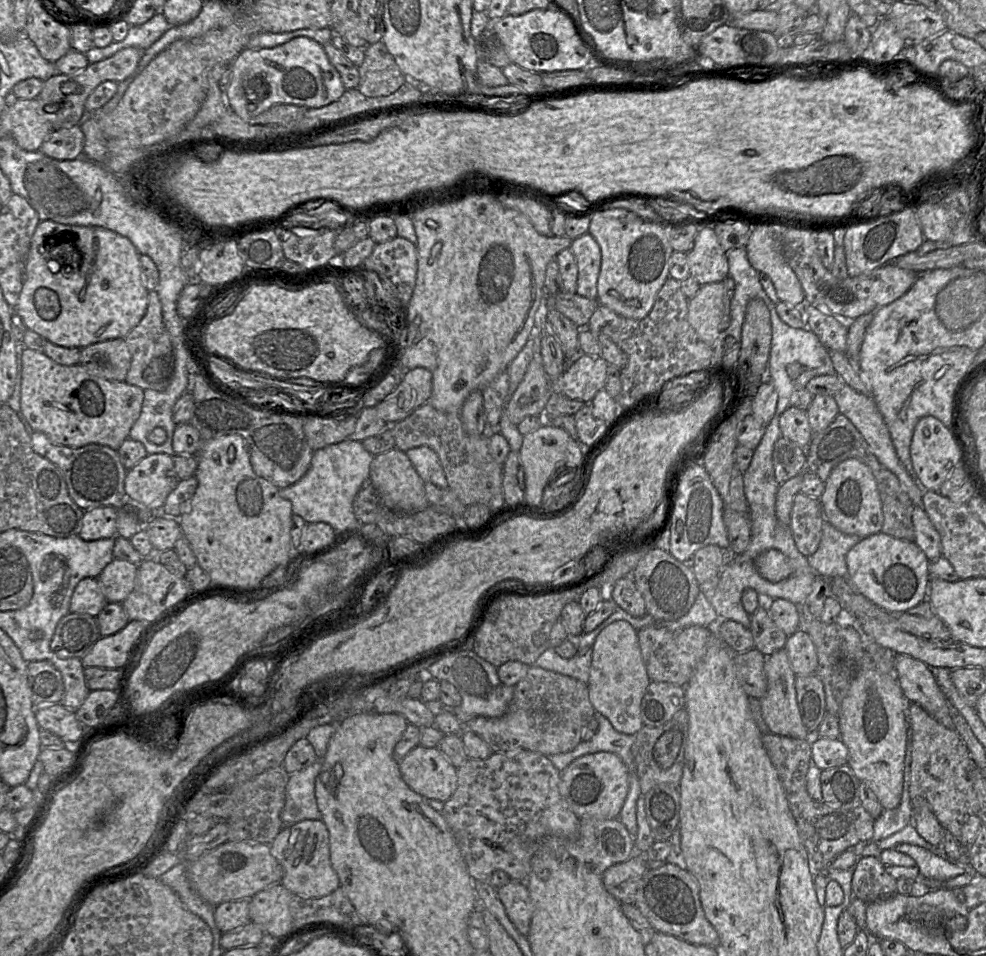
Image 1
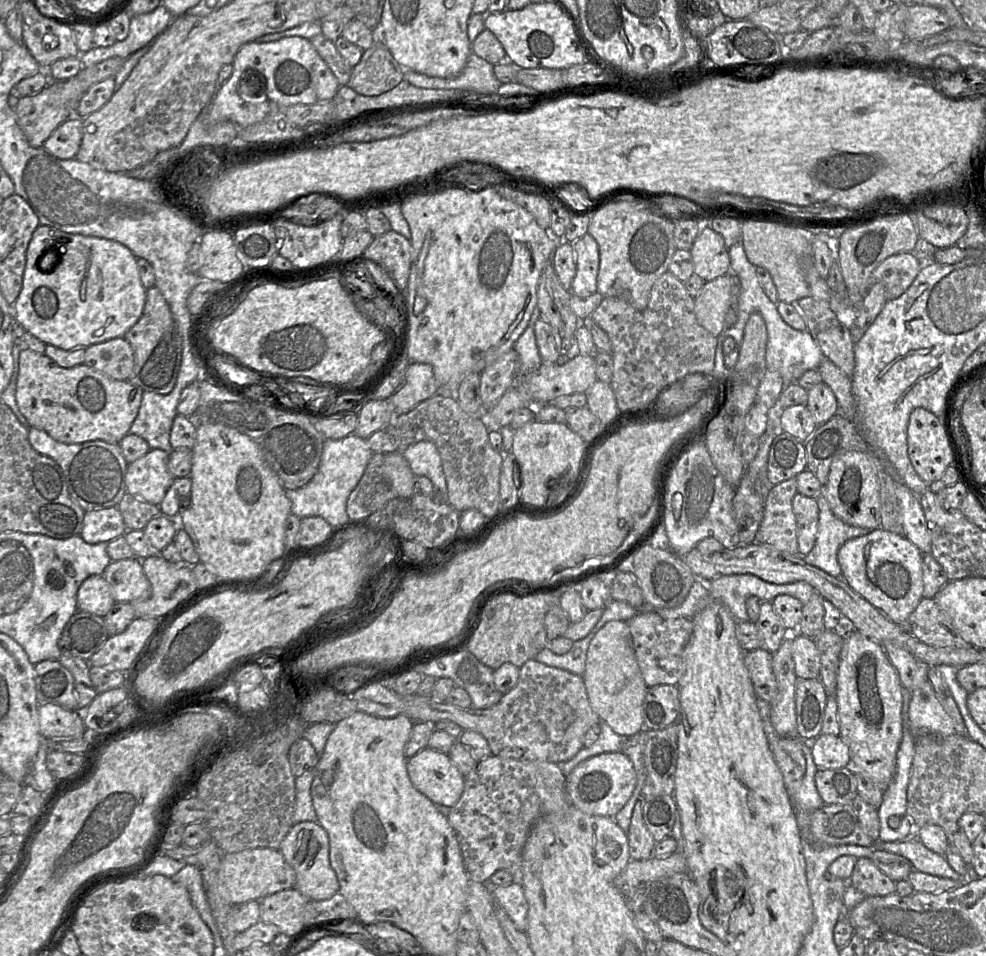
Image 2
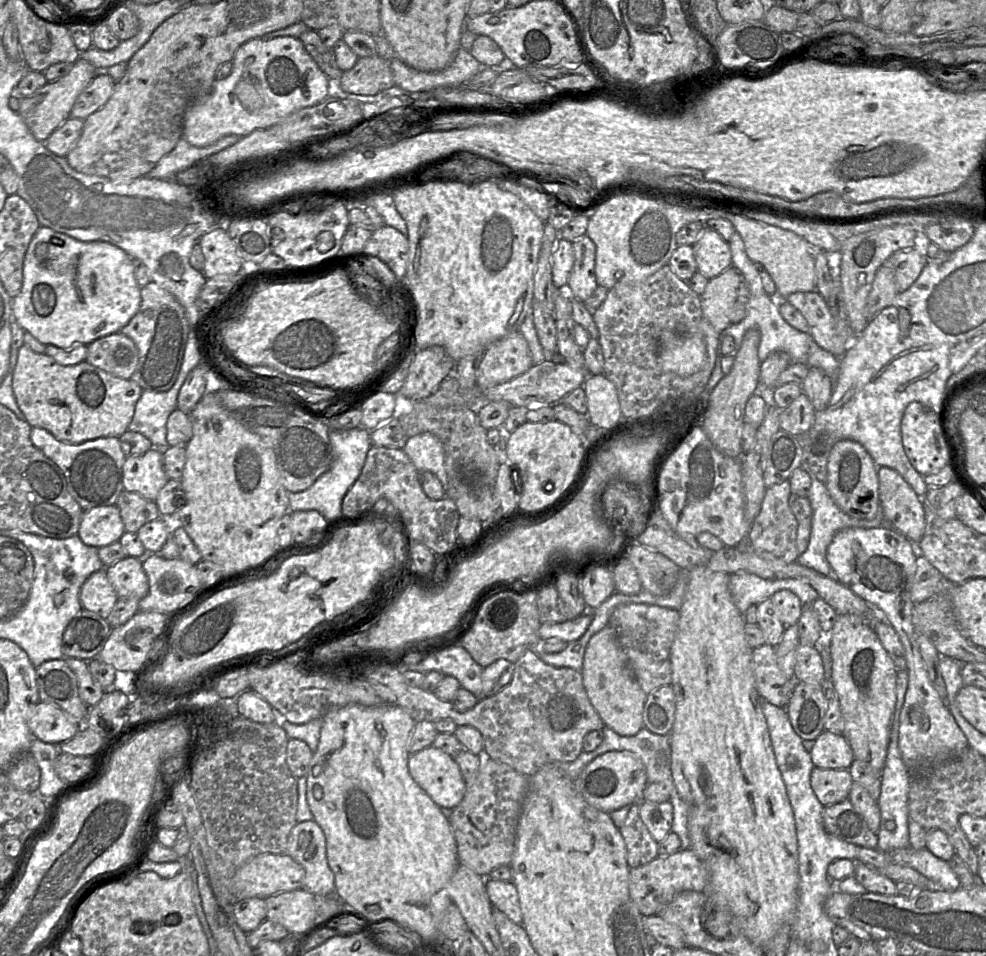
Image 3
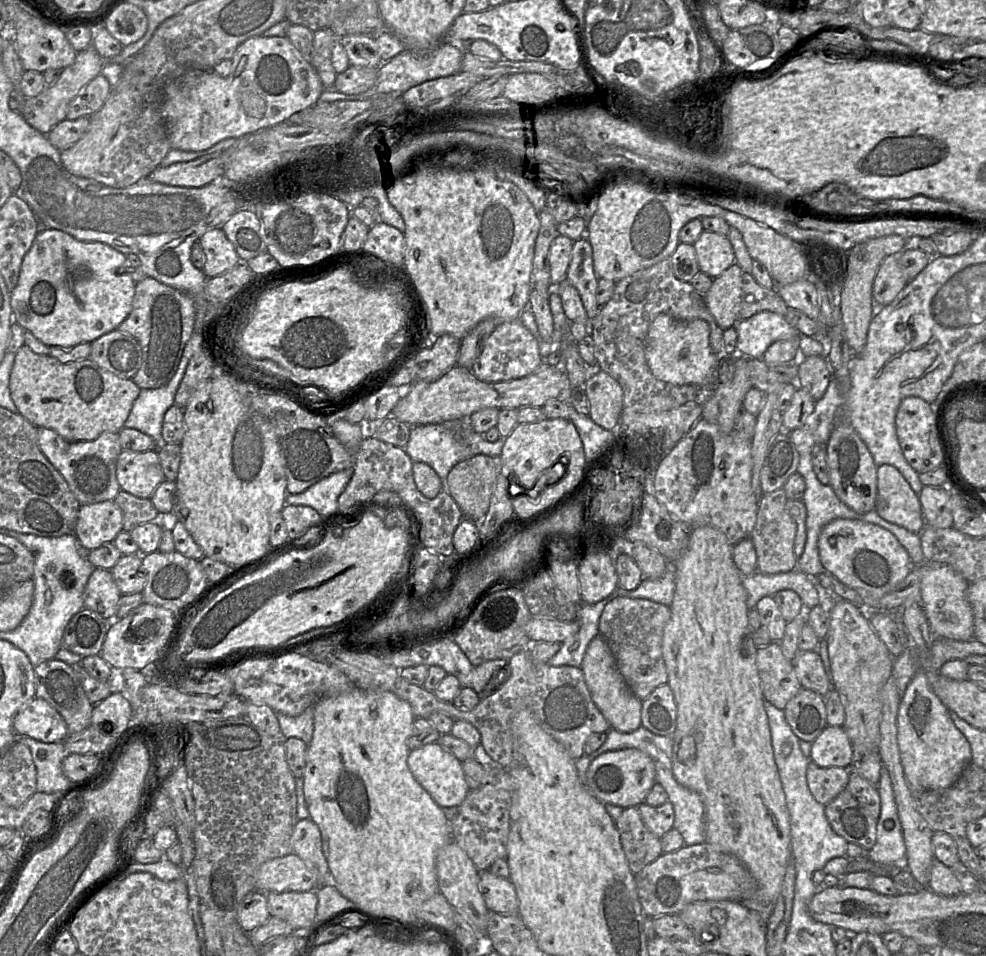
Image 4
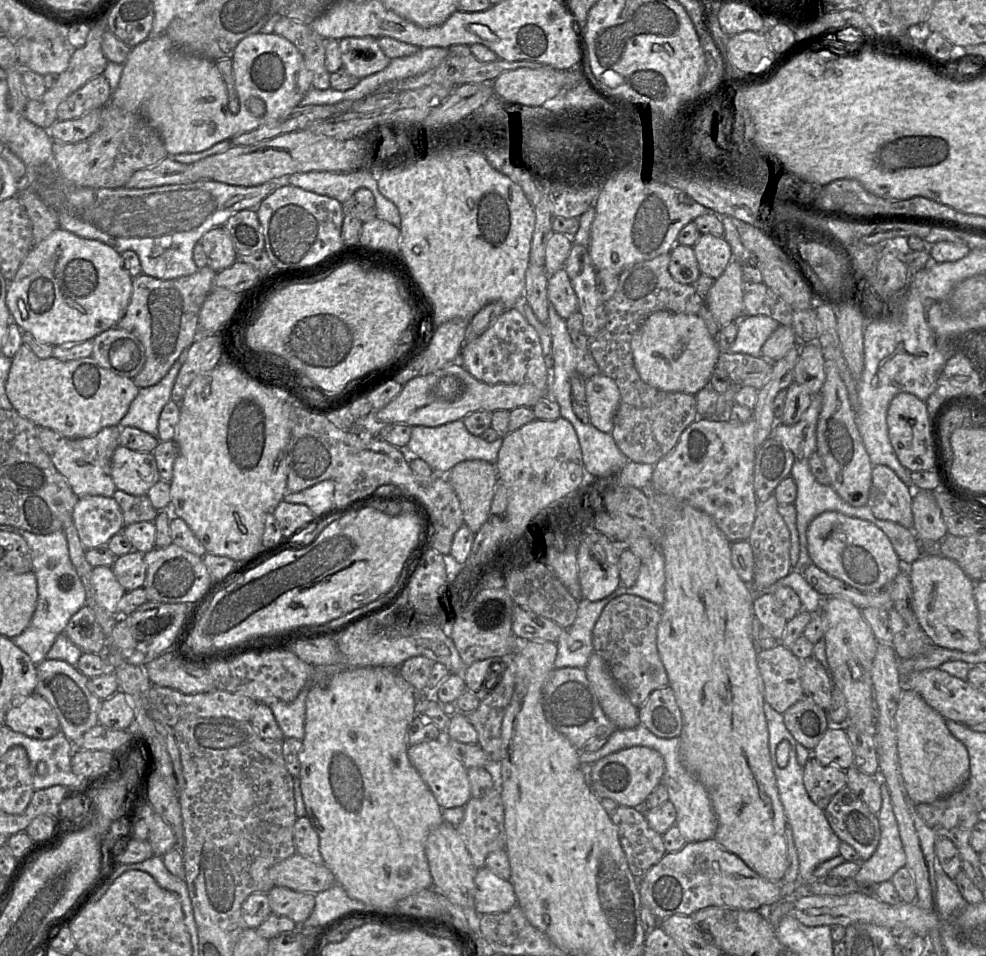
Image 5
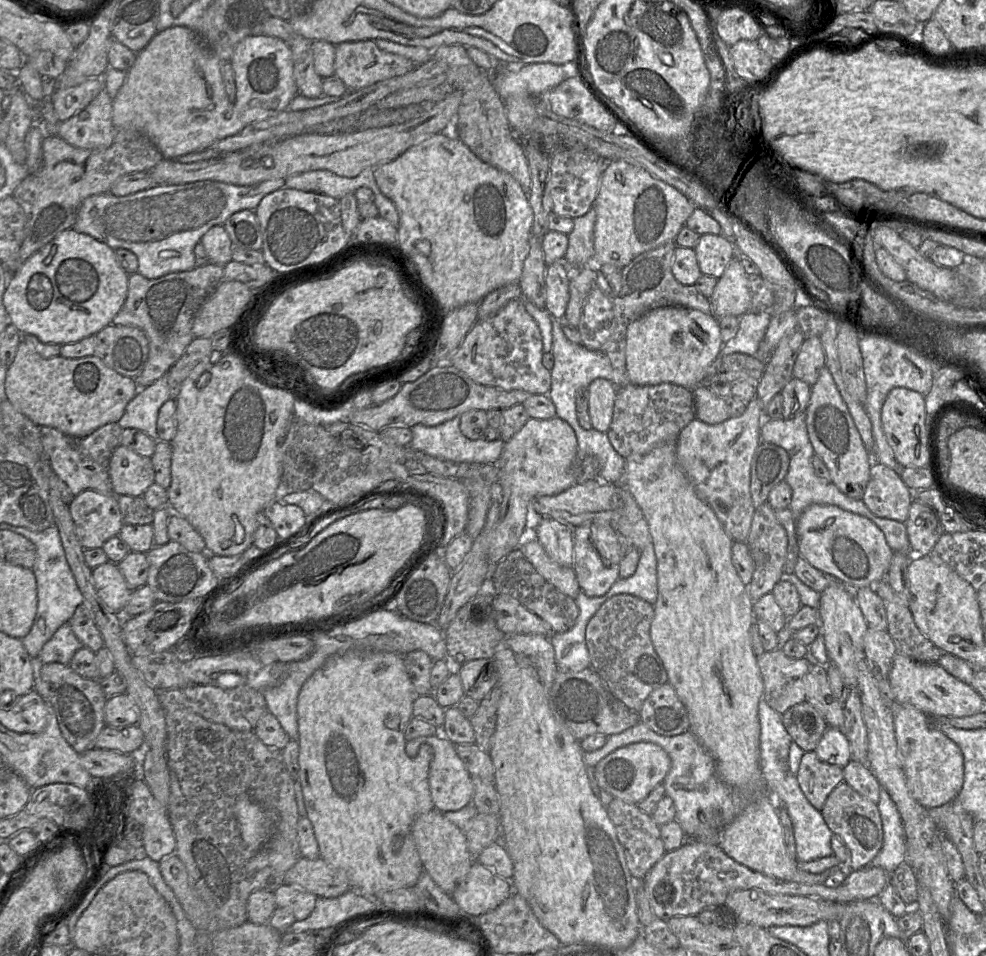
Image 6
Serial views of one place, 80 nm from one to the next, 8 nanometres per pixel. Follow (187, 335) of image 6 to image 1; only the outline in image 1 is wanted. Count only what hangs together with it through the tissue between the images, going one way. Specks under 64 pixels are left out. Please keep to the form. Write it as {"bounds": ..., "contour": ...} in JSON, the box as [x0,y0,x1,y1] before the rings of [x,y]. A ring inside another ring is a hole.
{"bounds":[124,290,175,391],"contour":[[[156,290],[148,293],[148,307],[142,320],[124,338],[131,353],[131,364],[125,382],[143,390],[164,391],[175,368],[175,350],[164,325],[162,306]]]}

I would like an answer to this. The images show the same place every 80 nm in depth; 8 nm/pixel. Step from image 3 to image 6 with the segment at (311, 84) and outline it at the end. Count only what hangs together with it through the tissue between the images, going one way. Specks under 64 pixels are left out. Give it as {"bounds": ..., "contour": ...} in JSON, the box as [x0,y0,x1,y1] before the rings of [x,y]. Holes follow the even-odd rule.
{"bounds":[112,26,298,159],"contour":[[[173,26],[157,32],[136,55],[126,78],[112,99],[112,124],[116,129],[133,129],[146,135],[165,159],[202,151],[218,140],[240,133],[250,123],[275,116],[287,109],[298,94],[293,77],[292,53],[287,43],[277,37],[248,35],[234,48],[230,63],[234,71],[236,98],[231,102],[221,74],[222,61],[198,33],[185,26]]]}

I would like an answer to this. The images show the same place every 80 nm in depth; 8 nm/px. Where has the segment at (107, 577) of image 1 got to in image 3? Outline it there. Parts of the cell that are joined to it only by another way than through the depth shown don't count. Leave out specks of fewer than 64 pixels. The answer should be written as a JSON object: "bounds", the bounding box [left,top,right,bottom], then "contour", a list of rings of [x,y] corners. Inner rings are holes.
{"bounds":[105,556,149,598],"contour":[[[127,556],[109,567],[105,567],[107,577],[119,598],[144,598],[149,592],[148,577],[141,559]]]}

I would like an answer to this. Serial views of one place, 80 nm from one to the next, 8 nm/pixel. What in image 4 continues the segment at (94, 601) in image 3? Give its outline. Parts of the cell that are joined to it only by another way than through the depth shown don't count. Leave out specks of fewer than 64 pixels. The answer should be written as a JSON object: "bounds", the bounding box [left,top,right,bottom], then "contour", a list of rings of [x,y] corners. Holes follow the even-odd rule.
{"bounds":[83,567,122,621],"contour":[[[96,567],[86,584],[83,600],[84,608],[113,621],[122,594],[110,570]]]}

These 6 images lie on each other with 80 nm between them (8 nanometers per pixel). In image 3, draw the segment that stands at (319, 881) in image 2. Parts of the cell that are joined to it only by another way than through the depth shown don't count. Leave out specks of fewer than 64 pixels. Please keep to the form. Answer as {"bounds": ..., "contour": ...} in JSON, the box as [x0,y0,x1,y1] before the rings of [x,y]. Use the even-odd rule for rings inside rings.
{"bounds":[286,820,335,896],"contour":[[[314,820],[299,822],[293,827],[286,854],[304,868],[301,889],[315,896],[326,896],[335,892],[334,874],[326,857],[325,835]]]}

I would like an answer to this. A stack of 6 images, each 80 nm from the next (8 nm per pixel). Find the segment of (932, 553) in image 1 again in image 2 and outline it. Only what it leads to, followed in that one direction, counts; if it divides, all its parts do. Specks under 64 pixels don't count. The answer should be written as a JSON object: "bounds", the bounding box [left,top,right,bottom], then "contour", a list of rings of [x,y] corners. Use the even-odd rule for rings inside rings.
{"bounds":[895,482,932,554],"contour":[[[895,482],[895,493],[902,516],[904,536],[922,554],[930,554],[932,536],[927,527],[919,496],[913,493],[904,483],[897,482]]]}

